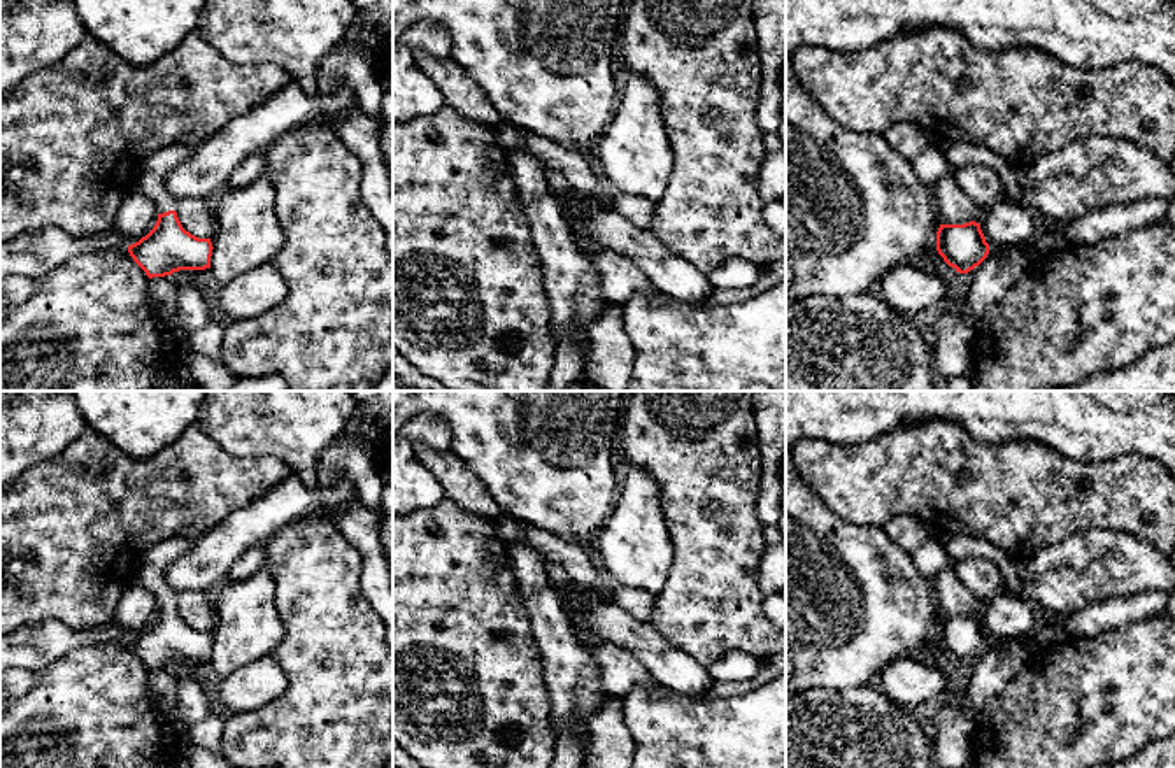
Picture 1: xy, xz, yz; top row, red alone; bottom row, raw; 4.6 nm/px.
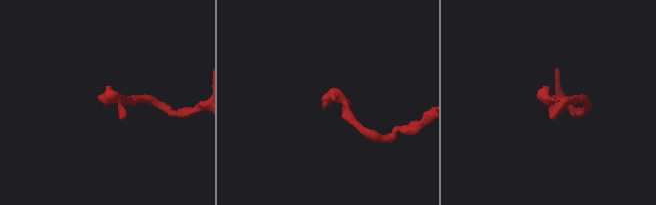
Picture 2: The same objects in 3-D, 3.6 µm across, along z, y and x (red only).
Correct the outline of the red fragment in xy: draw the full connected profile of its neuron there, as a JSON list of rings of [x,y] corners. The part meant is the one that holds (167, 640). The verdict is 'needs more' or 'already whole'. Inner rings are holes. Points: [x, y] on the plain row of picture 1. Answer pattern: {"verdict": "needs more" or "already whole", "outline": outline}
{"verdict": "needs more", "outline": [[[172,537],[149,547],[139,566],[137,582],[154,594],[158,614],[146,629],[128,638],[128,645],[149,672],[172,668],[179,663],[210,661],[214,642],[210,631],[198,631],[182,621],[175,593],[165,582],[168,566],[191,547],[193,540]]]}

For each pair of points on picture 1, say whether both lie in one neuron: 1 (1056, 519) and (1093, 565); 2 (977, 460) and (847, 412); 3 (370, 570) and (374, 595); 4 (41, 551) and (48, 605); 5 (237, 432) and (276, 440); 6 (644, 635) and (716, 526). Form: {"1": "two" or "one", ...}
{"1": "two", "2": "two", "3": "one", "4": "one", "5": "one", "6": "two"}

